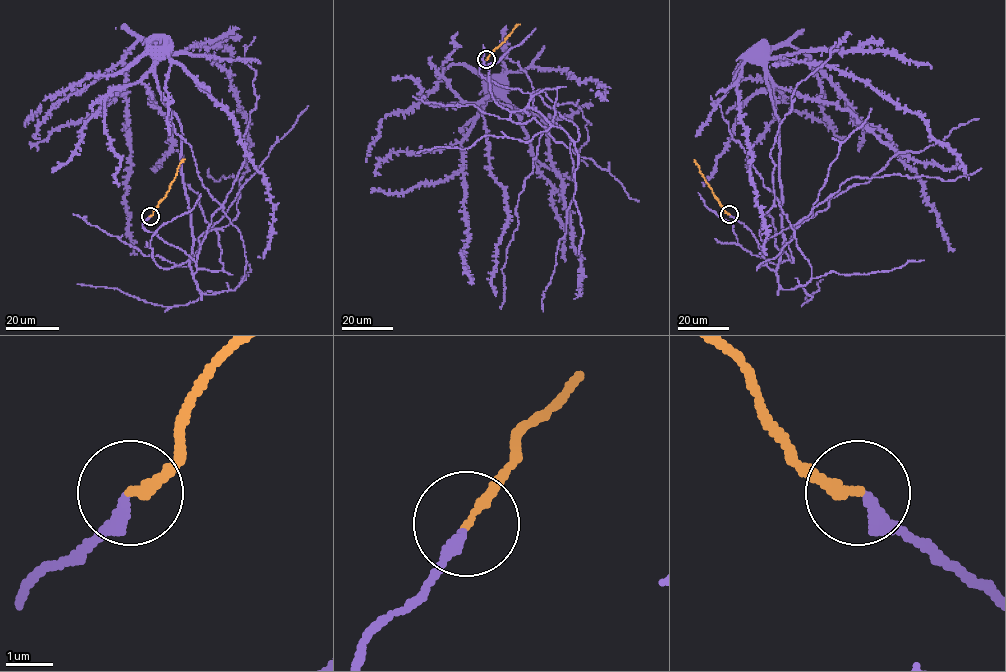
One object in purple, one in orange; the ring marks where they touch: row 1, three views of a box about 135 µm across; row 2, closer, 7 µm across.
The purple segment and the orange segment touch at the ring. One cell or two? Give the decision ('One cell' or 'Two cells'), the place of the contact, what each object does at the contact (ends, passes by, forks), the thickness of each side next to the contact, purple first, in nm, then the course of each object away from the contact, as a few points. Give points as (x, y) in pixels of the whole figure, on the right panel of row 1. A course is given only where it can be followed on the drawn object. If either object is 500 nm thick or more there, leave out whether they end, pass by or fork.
One cell. Place: (729, 214). At the ring purple ends. At the ring orange ends. Thickness 280 nm (purple) against 220 nm. Course of purple: (729, 214), (750, 229), (766, 266), (775, 270), (784, 241), (779, 117), (764, 68), (747, 55), (752, 49). Course of orange: (729, 214), (713, 195), (694, 159)

